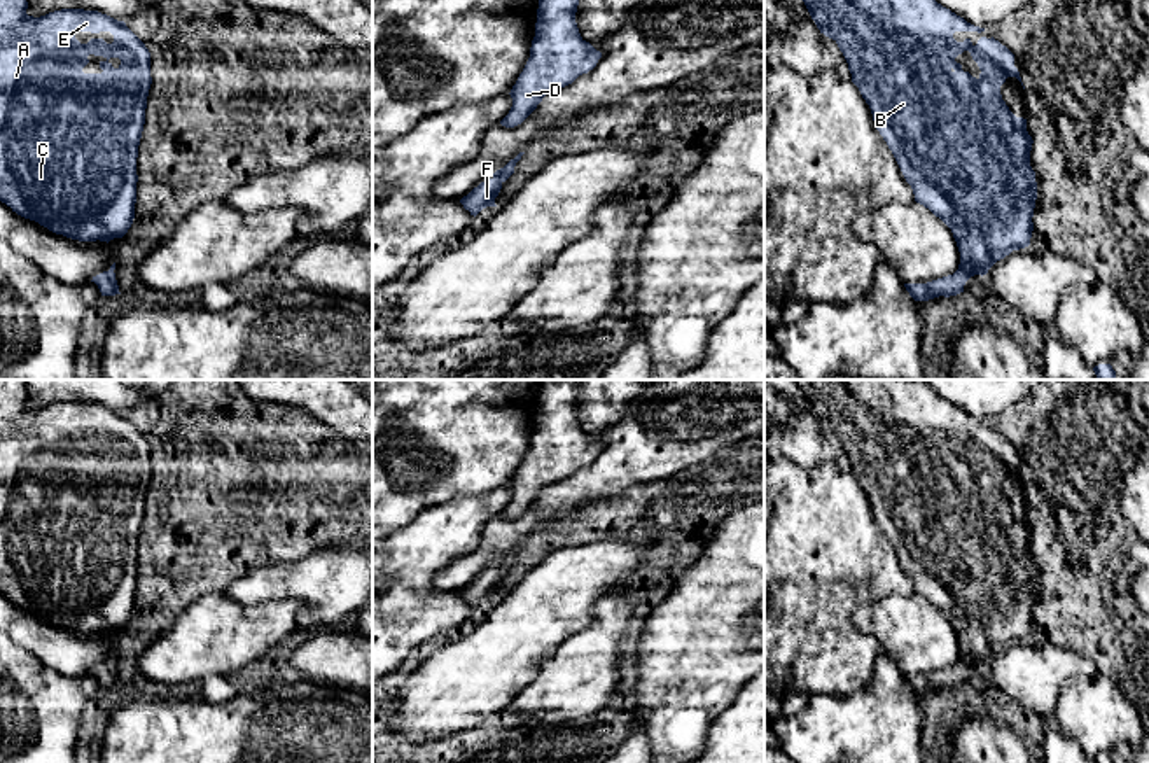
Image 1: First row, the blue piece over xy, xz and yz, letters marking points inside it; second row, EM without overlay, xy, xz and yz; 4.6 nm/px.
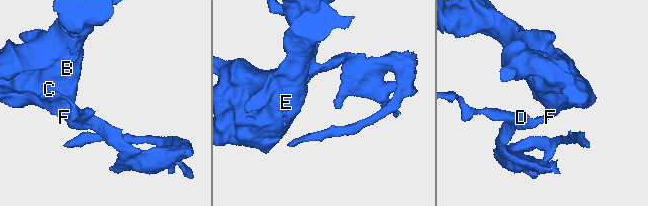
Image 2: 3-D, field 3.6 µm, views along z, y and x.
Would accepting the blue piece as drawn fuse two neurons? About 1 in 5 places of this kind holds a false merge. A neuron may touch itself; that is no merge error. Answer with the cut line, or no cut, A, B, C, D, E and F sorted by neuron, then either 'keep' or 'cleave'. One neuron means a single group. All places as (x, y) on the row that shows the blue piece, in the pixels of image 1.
cut none; groups A B C D E F; keep

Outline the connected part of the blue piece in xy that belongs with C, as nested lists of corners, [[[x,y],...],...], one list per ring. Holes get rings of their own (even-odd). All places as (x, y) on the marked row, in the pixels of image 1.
[[[0,0],[0,201],[12,208],[17,215],[35,220],[56,234],[63,234],[79,242],[110,242],[122,238],[133,224],[136,203],[136,158],[138,145],[145,124],[147,96],[152,84],[150,77],[150,52],[145,44],[126,26],[98,10],[61,9],[40,18],[26,14],[26,0]],[[77,32],[110,32],[114,42],[107,44],[103,38],[91,38],[80,44],[75,38]],[[87,56],[103,56],[100,61],[101,74],[84,74],[82,68],[89,63]]]

